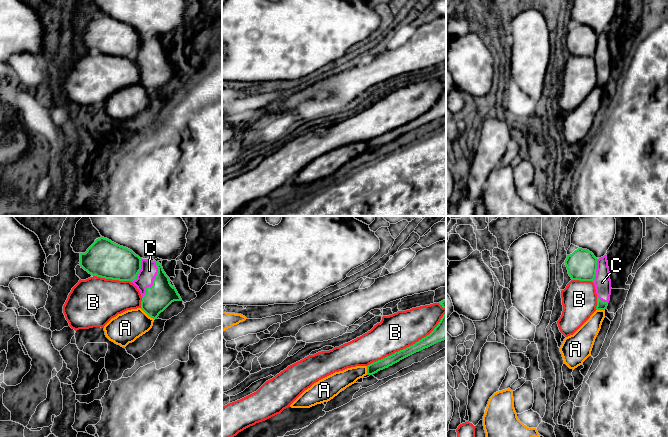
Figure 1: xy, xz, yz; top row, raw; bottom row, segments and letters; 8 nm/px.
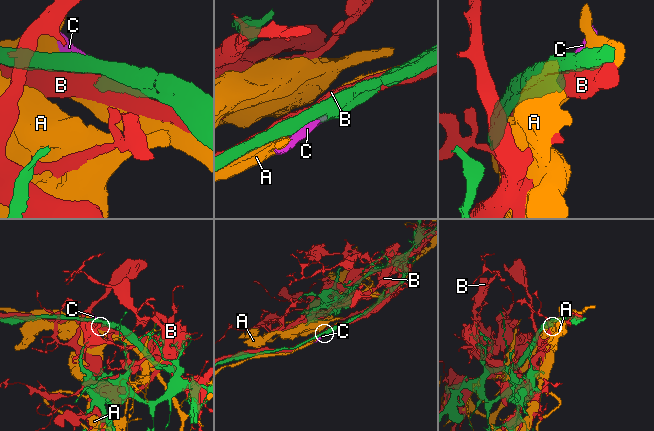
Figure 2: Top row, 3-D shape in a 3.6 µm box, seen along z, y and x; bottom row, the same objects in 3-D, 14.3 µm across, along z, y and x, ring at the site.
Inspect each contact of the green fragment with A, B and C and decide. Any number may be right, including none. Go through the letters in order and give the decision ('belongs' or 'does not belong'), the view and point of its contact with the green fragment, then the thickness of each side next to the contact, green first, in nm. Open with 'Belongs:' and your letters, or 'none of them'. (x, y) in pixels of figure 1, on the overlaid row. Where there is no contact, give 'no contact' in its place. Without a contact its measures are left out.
Belongs: C
A: does not belong; contact xy (147, 314); calibres 220 and 240 nm
B: does not belong; contact xz (409, 346); calibres 110 and 300 nm
C: belongs; contact xy (153, 281); calibres 220 and 140 nm

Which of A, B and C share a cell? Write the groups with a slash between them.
A / B / C

